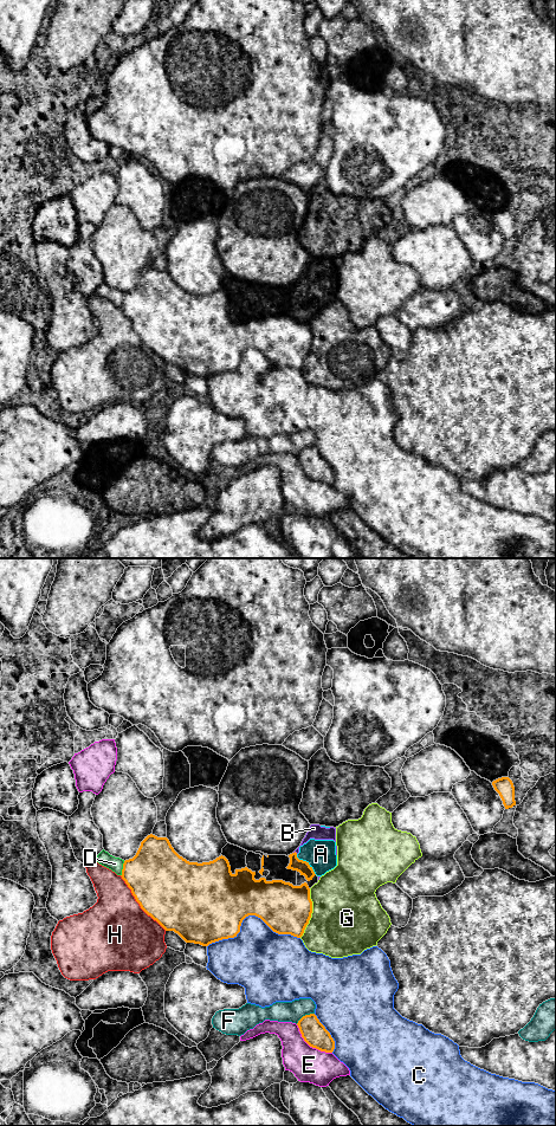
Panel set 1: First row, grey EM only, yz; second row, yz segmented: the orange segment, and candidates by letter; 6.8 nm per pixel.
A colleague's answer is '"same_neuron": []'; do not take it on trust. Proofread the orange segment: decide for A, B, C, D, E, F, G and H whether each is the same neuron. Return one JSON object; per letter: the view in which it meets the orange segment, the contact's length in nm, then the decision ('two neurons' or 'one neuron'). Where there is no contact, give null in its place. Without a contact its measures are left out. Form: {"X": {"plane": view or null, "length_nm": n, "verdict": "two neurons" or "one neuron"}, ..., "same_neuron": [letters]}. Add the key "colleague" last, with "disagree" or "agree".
{"A": {"plane": "yz", "length_nm": 200, "verdict": "two neurons"}, "B": {"plane": "yz", "length_nm": 30, "verdict": "two neurons"}, "C": {"plane": "yz", "length_nm": 650, "verdict": "two neurons"}, "D": {"plane": "yz", "length_nm": 110, "verdict": "two neurons"}, "E": {"plane": "yz", "length_nm": 320, "verdict": "two neurons"}, "F": {"plane": "yz", "length_nm": 150, "verdict": "two neurons"}, "G": {"plane": "yz", "length_nm": 340, "verdict": "two neurons"}, "H": {"plane": "yz", "length_nm": 500, "verdict": "two neurons"}, "same_neuron": [], "colleague": "agree"}

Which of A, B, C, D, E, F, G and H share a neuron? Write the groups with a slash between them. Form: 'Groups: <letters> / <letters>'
Groups: A B / C / D / E / F / G / H

